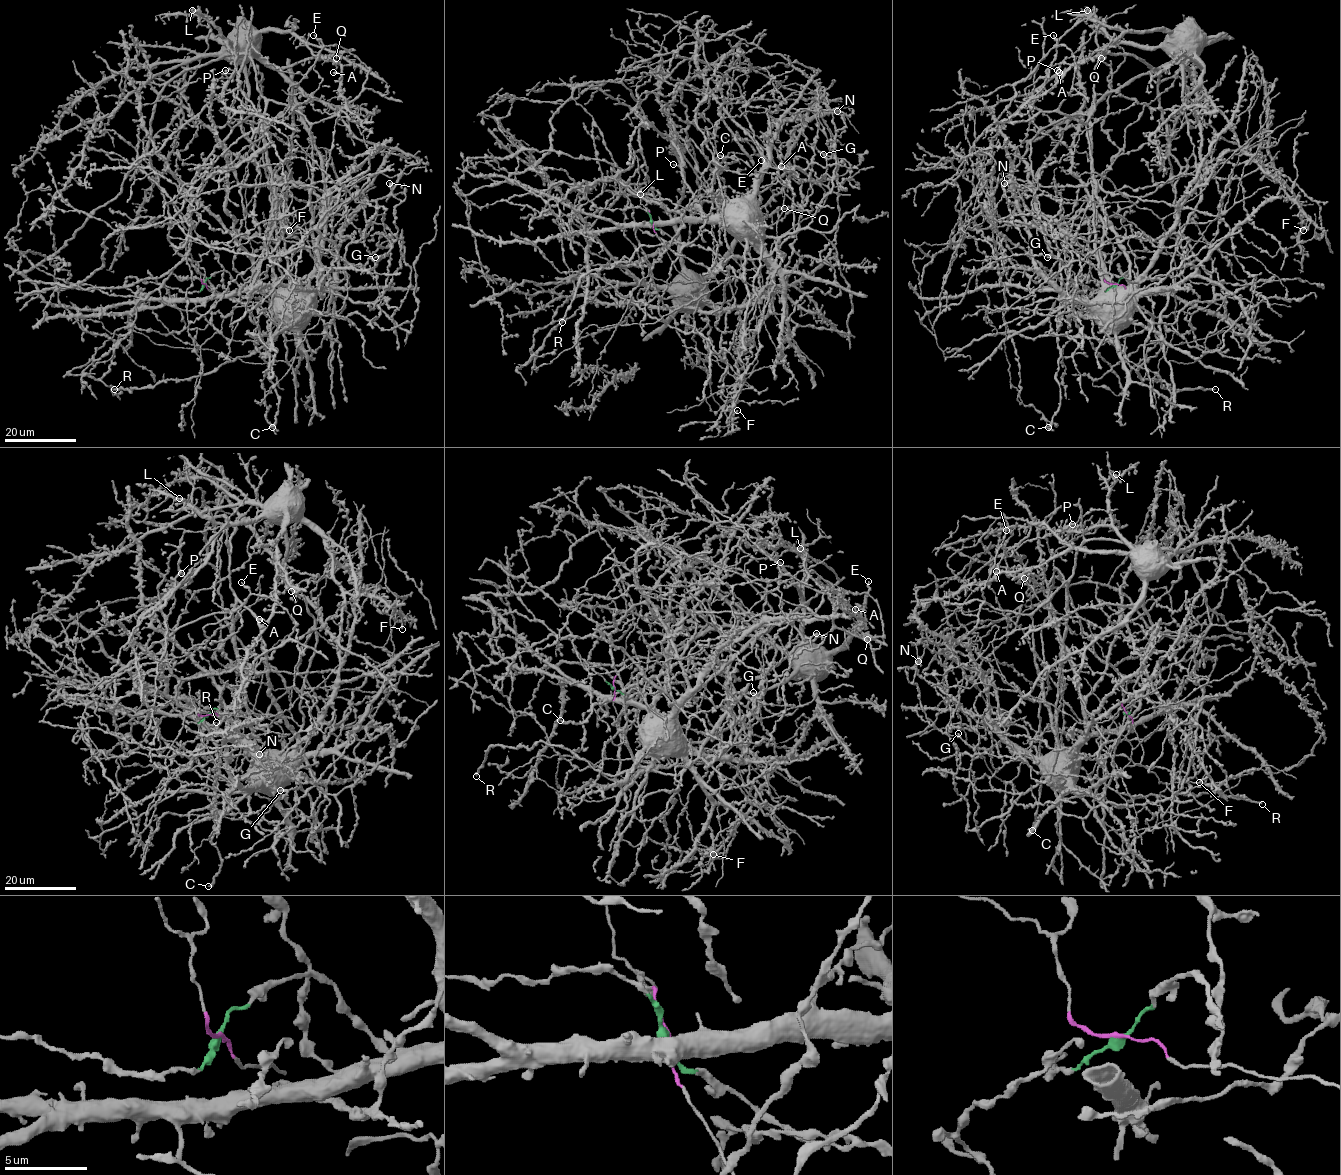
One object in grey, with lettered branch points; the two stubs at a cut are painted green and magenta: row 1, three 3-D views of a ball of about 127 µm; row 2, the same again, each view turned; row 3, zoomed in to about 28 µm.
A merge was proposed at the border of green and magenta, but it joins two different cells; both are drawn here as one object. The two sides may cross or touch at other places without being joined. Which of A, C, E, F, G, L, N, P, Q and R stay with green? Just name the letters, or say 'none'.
C, E, G, N, R

